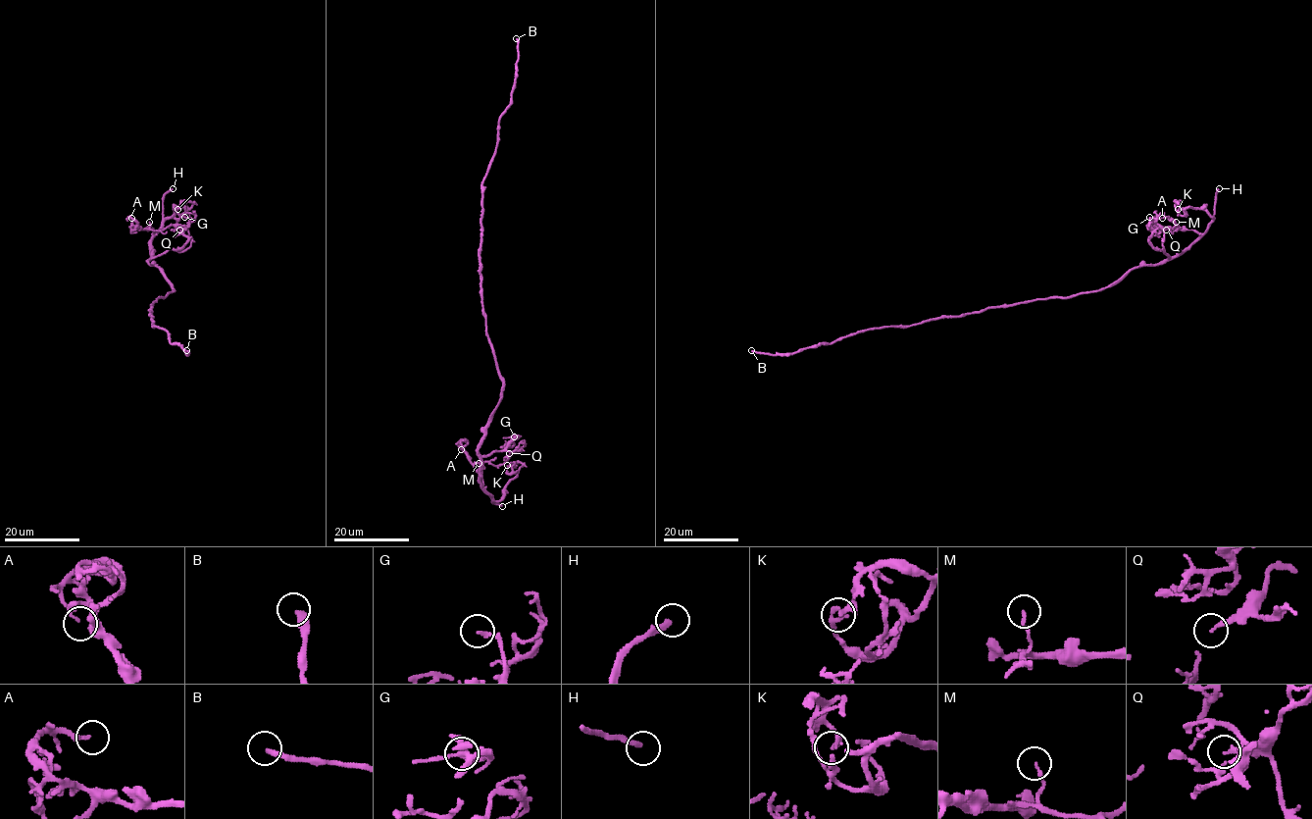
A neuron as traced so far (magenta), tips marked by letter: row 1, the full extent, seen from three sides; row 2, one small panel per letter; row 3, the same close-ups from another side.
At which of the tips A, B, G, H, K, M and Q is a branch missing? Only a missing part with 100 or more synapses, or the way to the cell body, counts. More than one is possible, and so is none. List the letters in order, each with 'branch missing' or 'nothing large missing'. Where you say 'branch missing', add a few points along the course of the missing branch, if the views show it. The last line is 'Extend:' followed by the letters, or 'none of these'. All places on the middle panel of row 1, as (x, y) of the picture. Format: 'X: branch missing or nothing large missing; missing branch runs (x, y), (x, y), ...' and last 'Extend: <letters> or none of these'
A: nothing large missing
B: branch missing
G: nothing large missing
H: nothing large missing
K: nothing large missing
M: nothing large missing
Q: nothing large missing
Extend: B

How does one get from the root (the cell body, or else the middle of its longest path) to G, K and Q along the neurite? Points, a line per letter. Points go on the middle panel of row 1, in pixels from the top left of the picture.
G: (485, 318), (485, 332), (503, 387), (478, 452), (488, 455), (502, 450), (519, 436), (514, 436)
K: (485, 318), (503, 387), (478, 452), (480, 486), (495, 501), (503, 496), (506, 486), (522, 465), (507, 465)
Q: (485, 318), (485, 332), (503, 387), (478, 452), (488, 455), (500, 450), (520, 449), (509, 453)

